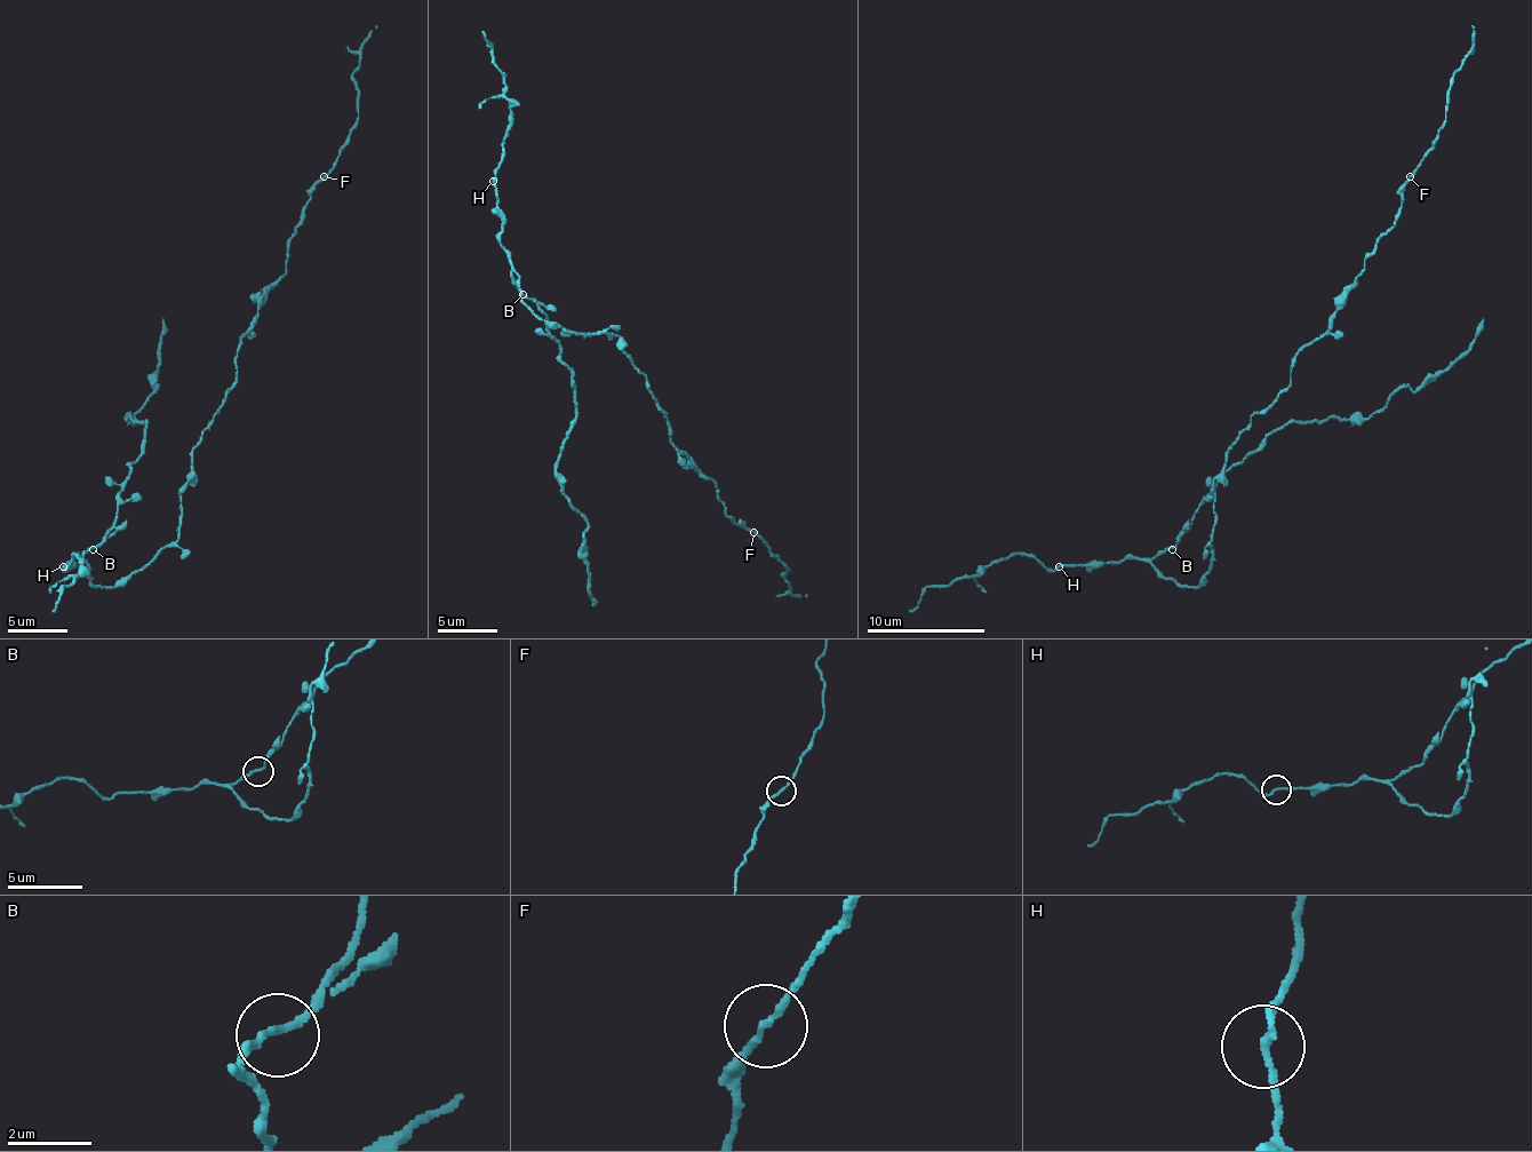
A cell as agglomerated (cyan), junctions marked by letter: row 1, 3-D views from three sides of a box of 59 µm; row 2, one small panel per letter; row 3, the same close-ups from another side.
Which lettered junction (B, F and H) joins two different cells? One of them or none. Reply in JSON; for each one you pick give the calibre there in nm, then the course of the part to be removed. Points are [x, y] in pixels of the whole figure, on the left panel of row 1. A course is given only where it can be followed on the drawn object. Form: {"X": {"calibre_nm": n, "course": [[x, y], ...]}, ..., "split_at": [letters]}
{"split_at": []}

